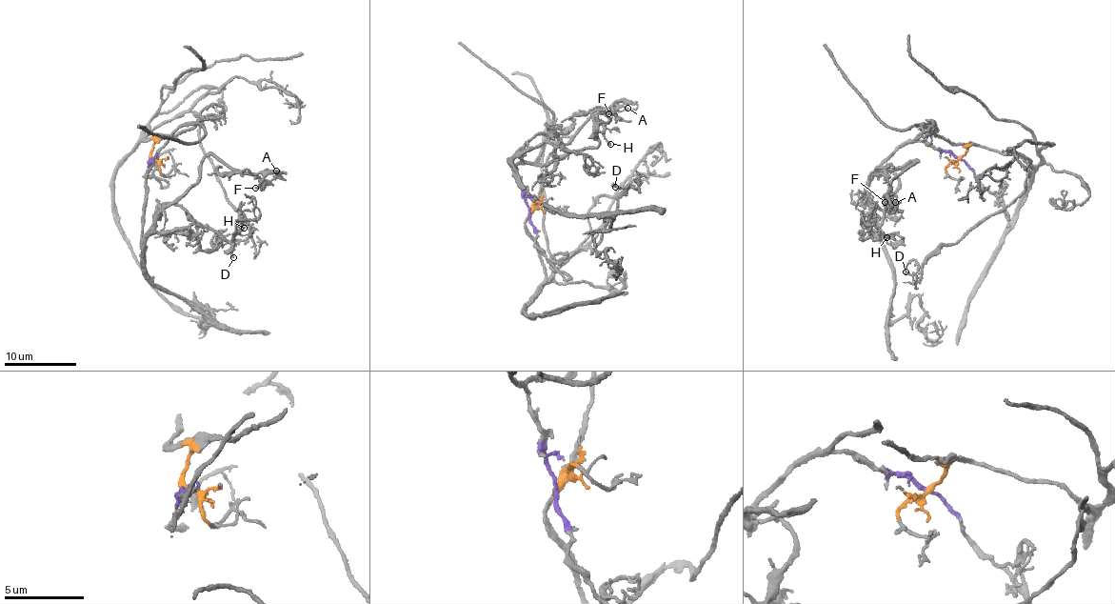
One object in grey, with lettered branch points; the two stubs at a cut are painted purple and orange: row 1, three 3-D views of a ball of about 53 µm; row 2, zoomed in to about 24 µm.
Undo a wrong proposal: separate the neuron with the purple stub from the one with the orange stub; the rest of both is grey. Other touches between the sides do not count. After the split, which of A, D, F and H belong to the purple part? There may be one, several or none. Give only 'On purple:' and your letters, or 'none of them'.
On purple: A, F, H

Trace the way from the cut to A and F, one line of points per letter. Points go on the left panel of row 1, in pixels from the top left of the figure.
A: (151, 159), (145, 185), (143, 234), (168, 206), (194, 186), (207, 156), (240, 171), (276, 171)
F: (151, 159), (143, 234), (194, 186), (207, 156), (261, 174), (254, 189)

